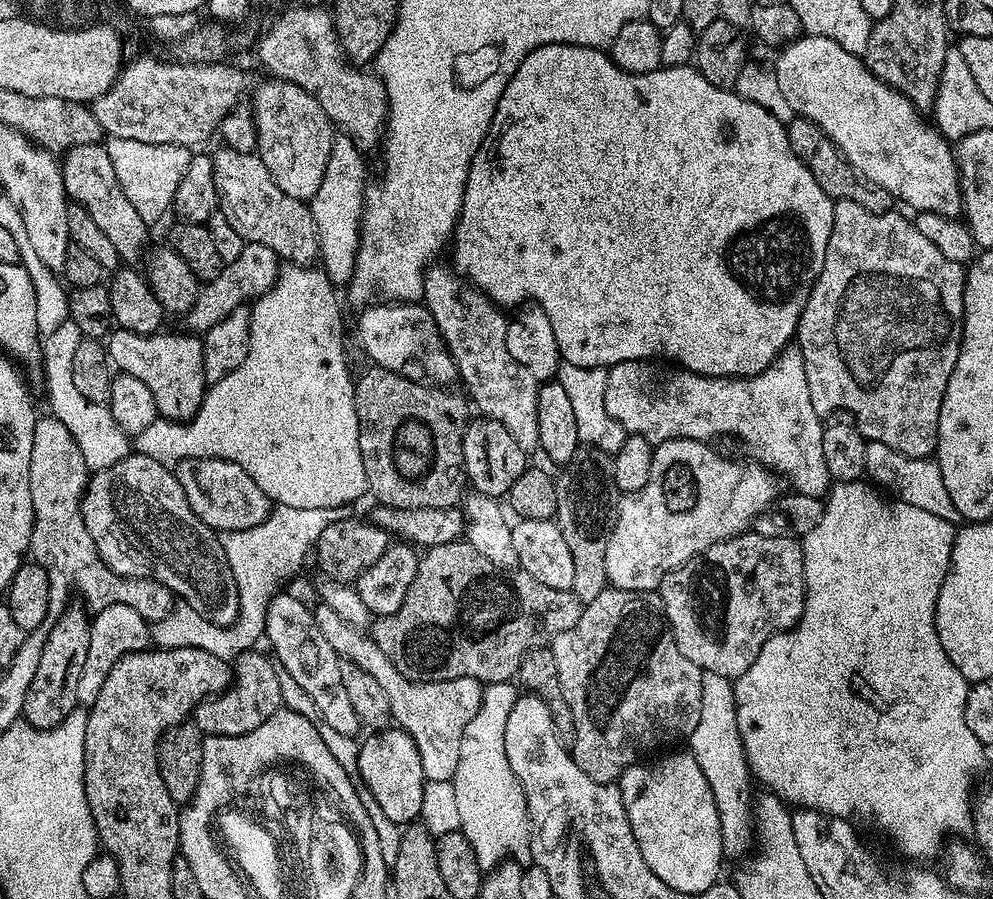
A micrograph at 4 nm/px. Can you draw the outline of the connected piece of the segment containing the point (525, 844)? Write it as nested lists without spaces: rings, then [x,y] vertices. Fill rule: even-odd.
[[[500,680],[484,688],[482,702],[462,734],[458,770],[451,779],[461,815],[459,831],[470,838],[480,867],[485,870],[505,863],[509,857],[513,861],[524,862],[524,859],[529,859],[532,847],[526,794],[514,770],[510,770],[510,758],[506,758],[504,745],[506,722],[510,719],[510,710],[514,710],[518,695],[514,685]]]

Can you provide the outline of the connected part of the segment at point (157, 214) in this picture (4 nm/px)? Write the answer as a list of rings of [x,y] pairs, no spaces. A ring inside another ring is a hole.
[[[108,136],[106,147],[110,154],[110,162],[114,162],[114,174],[118,174],[118,186],[126,193],[126,198],[138,210],[142,222],[149,226],[164,216],[164,211],[172,208],[172,199],[178,190],[178,182],[182,182],[182,173],[190,166],[193,153],[182,144],[151,144],[150,142],[134,142],[130,138]]]

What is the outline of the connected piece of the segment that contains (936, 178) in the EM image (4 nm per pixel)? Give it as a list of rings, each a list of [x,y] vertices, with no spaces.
[[[804,34],[779,49],[777,56],[780,57],[774,63],[776,81],[782,86],[782,94],[792,103],[793,113],[822,126],[824,133],[840,147],[841,154],[861,176],[886,189],[889,197],[897,196],[902,203],[917,208],[920,214],[935,214],[940,218],[961,215],[960,169],[956,166],[950,141],[938,127],[928,125],[920,117],[923,116],[921,109],[910,97],[877,77],[857,53],[846,50],[834,38]]]

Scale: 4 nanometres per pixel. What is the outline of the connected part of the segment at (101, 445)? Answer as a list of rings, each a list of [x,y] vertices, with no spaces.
[[[68,319],[62,326],[56,327],[42,340],[42,369],[48,374],[48,404],[51,415],[60,420],[70,430],[78,450],[82,450],[85,460],[93,469],[109,468],[122,458],[130,455],[130,436],[114,422],[114,414],[107,404],[95,404],[86,398],[74,386],[74,354],[78,351],[78,342],[82,339],[78,322]]]

